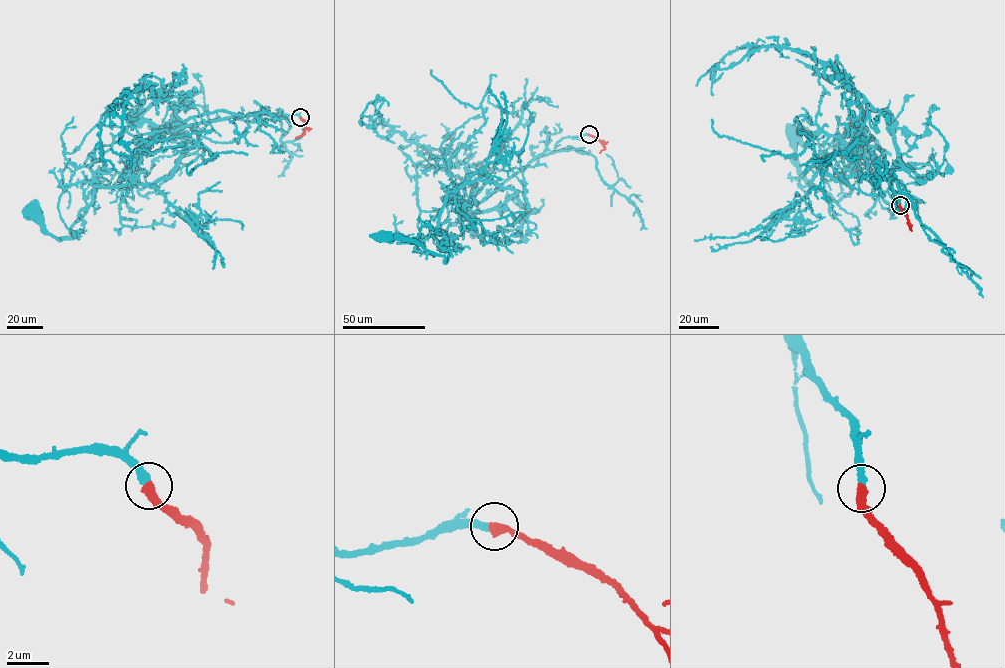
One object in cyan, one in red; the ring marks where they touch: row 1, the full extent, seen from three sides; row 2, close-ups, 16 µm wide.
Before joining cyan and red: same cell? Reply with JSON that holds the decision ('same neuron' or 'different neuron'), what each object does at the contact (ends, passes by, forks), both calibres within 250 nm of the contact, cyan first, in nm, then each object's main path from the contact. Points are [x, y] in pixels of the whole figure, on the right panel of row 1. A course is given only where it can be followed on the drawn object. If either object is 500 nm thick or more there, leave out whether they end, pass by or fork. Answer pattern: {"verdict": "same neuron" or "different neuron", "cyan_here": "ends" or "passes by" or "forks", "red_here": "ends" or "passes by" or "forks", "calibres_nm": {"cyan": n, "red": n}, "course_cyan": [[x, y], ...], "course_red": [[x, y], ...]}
{"verdict": "same neuron", "cyan_here": "ends", "red_here": "ends", "calibres_nm": {"cyan": 360, "red": 440}, "course_cyan": [[900, 205], [877, 147], [859, 142], [817, 159], [842, 159], [851, 192], [835, 201], [800, 172], [792, 136]], "course_red": [[900, 205], [910, 229]]}

